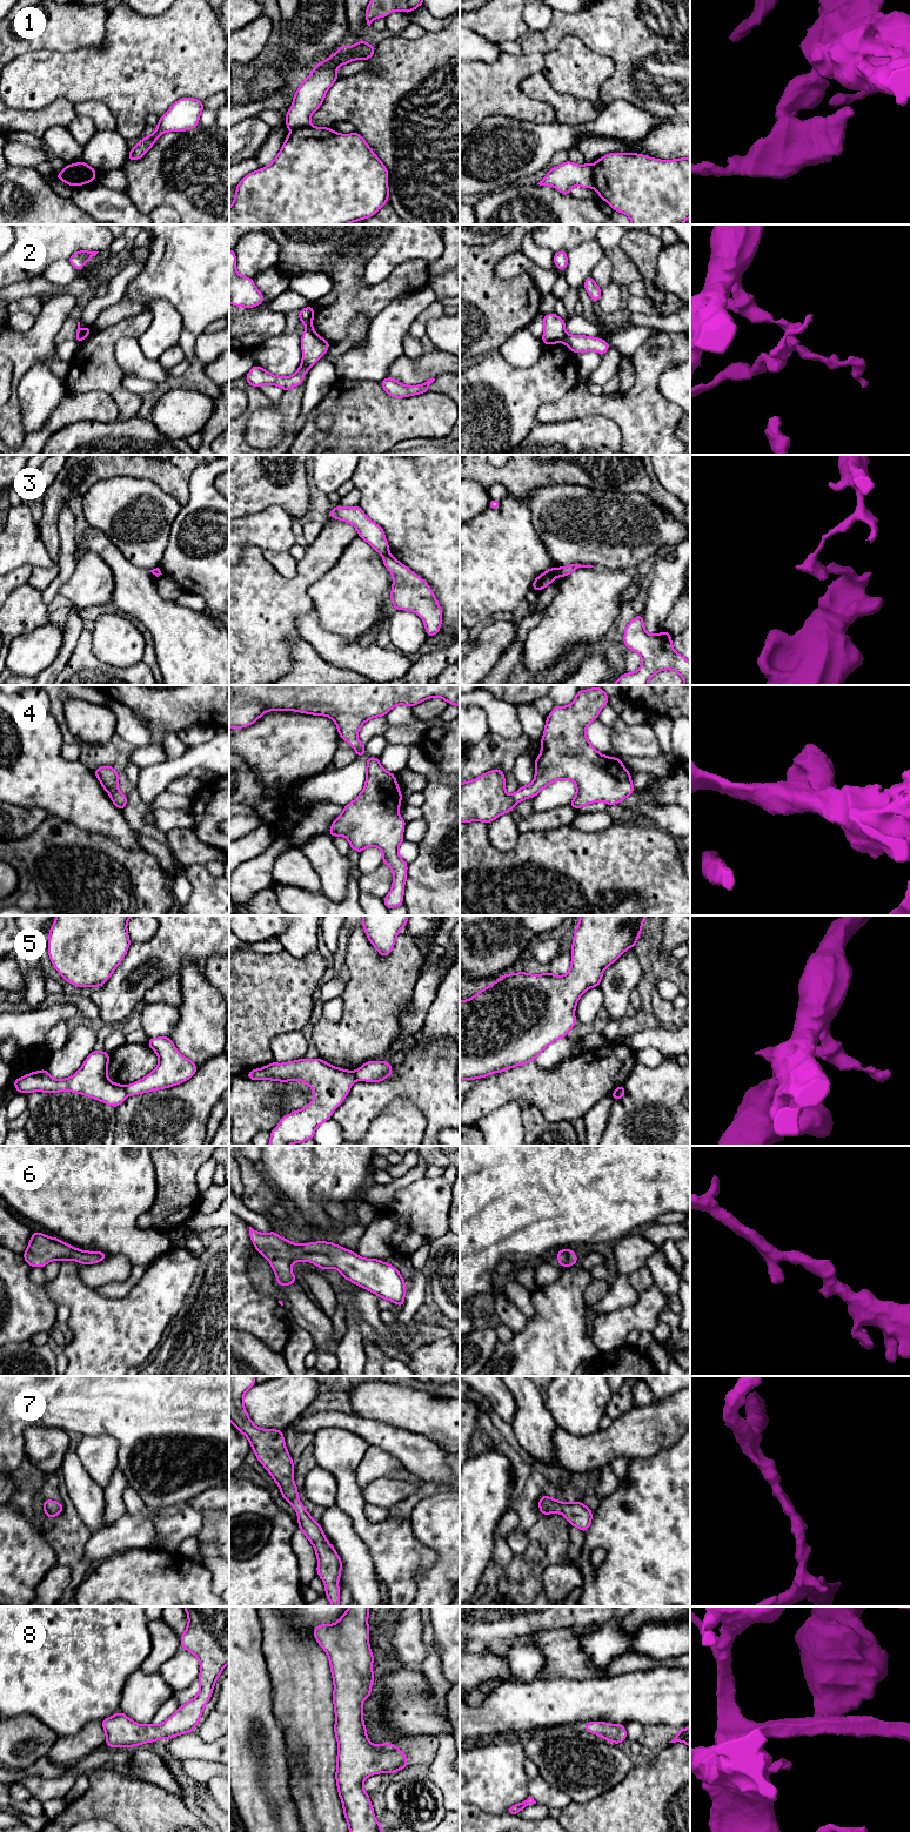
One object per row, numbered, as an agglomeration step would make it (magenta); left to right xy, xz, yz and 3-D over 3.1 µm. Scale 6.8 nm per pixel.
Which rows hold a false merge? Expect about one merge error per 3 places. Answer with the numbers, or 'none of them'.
1, 2, 3, 5

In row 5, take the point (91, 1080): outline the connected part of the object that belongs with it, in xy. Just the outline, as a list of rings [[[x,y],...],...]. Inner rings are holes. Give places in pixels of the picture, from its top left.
[[[93,1051],[80,1069],[67,1079],[53,1079],[45,1069],[28,1073],[14,1079],[14,1087],[19,1093],[73,1092],[99,1100],[106,1105],[118,1107],[127,1098],[125,1086],[112,1082],[107,1076],[109,1054],[105,1051]]]

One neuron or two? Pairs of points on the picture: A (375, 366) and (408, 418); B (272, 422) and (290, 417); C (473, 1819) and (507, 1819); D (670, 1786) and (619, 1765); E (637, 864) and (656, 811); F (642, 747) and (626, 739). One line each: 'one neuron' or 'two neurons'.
A: two neurons
B: two neurons
C: one neuron
D: two neurons
E: two neurons
F: one neuron

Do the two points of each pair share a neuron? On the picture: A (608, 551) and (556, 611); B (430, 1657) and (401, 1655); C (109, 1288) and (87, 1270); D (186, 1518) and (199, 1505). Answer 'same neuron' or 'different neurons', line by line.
A: different neurons
B: different neurons
C: different neurons
D: different neurons

